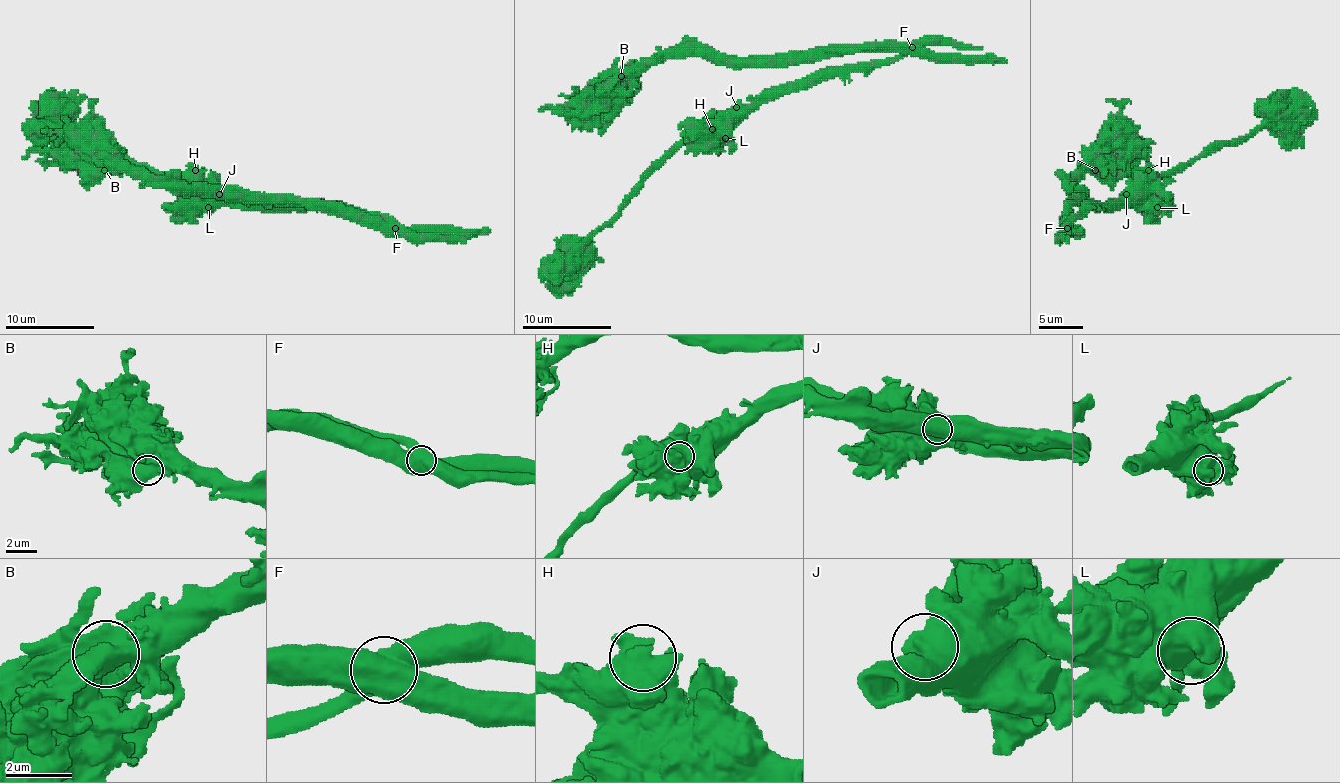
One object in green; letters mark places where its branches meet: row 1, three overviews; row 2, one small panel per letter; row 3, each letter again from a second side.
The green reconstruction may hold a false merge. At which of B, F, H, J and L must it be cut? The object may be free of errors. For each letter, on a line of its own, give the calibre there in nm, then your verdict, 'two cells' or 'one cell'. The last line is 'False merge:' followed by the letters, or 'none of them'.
B: 1050 nm | one cell
F: 1100 nm | two cells
H: 1050 nm | one cell
J: 950 nm | one cell
L: 1050 nm | one cell
False merge: F

